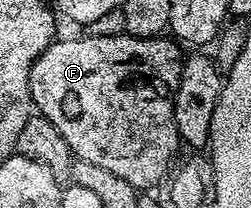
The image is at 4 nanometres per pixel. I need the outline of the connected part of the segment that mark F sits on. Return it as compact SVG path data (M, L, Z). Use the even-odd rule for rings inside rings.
M80 34L76 40L56 39L32 64L29 86L34 111L57 126L61 138L65 138L78 159L109 170L117 180L129 182L136 190L151 190L172 171L171 159L181 148L175 121L175 91L183 73L185 52L182 50L174 39L163 36L138 40L126 34Z

